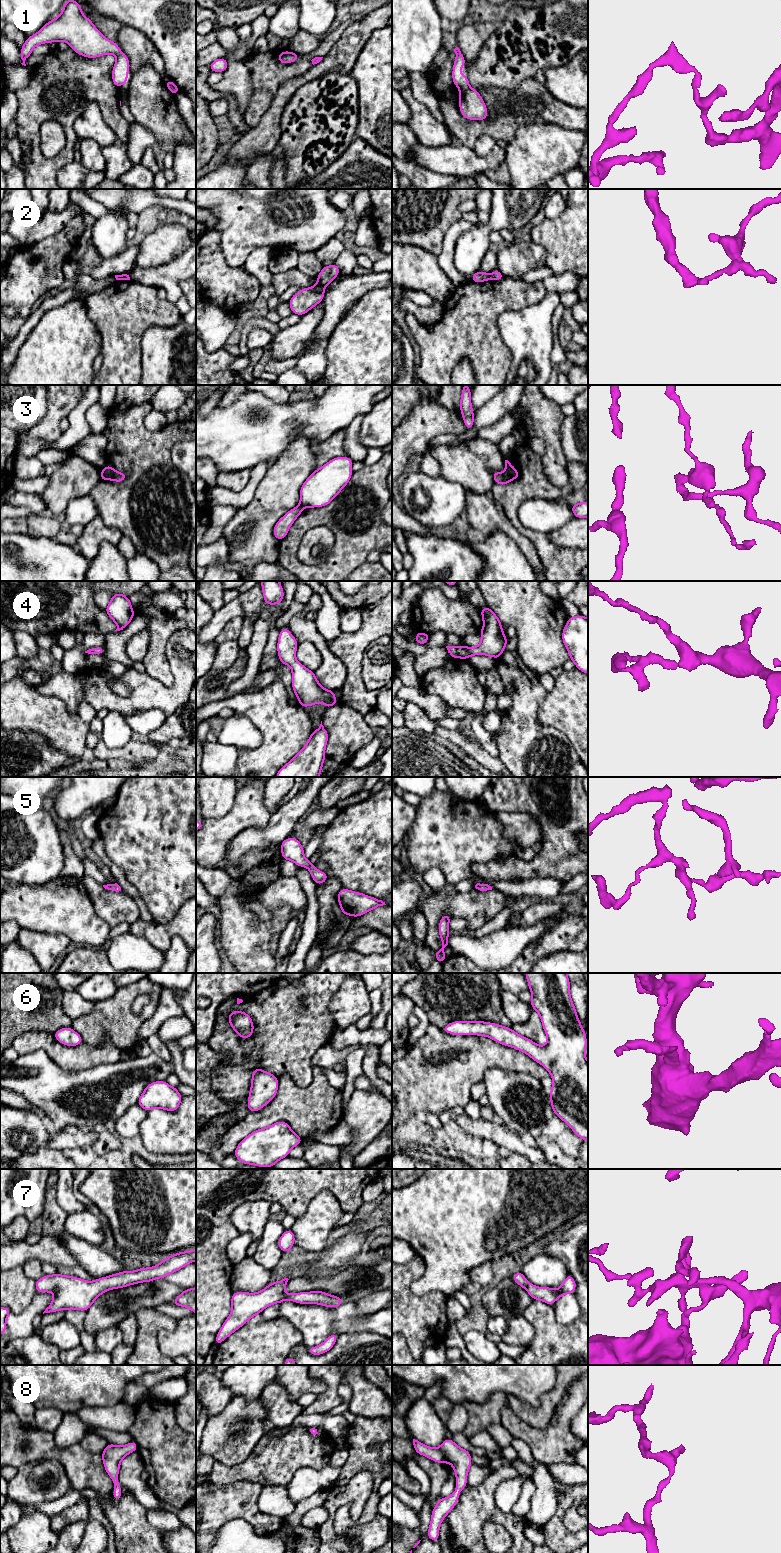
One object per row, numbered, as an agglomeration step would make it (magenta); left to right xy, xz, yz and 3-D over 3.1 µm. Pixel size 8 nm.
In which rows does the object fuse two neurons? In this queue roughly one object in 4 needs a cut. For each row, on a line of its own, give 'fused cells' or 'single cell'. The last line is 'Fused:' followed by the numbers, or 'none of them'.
1: single cell
2: fused cells
3: fused cells
4: single cell
5: single cell
6: single cell
7: single cell
8: single cell
Fused: 2, 3

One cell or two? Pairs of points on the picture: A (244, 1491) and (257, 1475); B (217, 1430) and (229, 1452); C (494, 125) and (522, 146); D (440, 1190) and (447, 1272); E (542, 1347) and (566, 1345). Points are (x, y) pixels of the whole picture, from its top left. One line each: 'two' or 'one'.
A: two
B: one
C: two
D: one
E: one

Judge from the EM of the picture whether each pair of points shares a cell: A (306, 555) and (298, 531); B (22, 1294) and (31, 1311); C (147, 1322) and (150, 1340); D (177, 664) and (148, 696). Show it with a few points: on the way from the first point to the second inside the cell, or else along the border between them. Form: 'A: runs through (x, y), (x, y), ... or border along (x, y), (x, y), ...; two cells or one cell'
A: border along (321, 526), (303, 536), (299, 560); two cells
B: border along (35, 1291), (31, 1303), (20, 1313), (11, 1315); two cells
C: runs through (148, 1326), (148, 1336); one cell
D: runs through (178, 676), (178, 684), (166, 696), (160, 696); one cell

